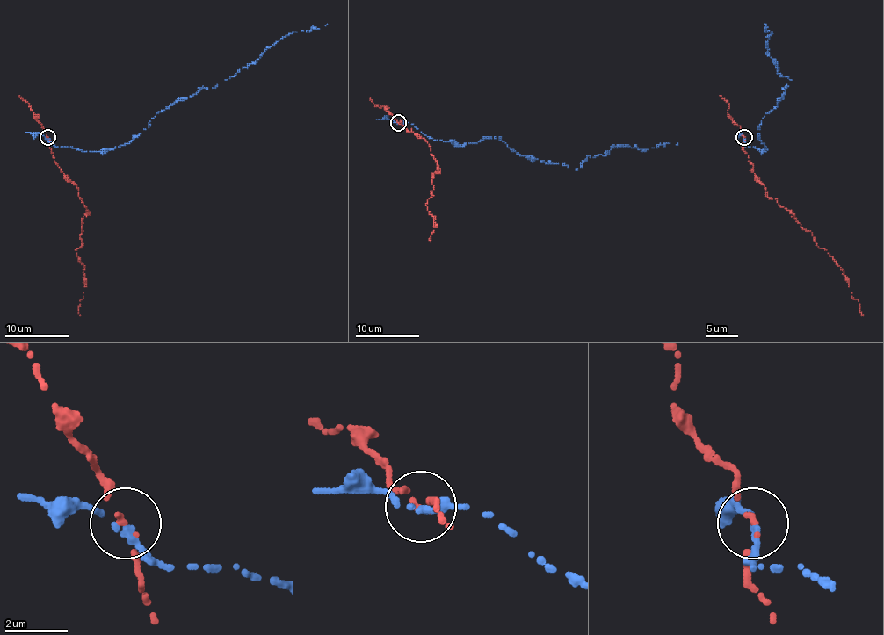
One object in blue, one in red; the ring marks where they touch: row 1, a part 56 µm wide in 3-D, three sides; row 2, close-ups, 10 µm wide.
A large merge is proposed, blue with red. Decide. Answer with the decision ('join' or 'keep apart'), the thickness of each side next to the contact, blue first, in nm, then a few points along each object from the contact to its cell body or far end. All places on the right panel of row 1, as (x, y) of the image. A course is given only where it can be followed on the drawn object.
keep apart; 190 nm thick on the blue side, 100 nm on the other; blue runs (743, 139), (743, 147), (765, 148), (757, 126), (790, 80), (777, 72), (767, 51), (771, 32), (764, 24); red runs (743, 137), (743, 149), (765, 194), (812, 233), (817, 245), (826, 250), (839, 266), (863, 315)

